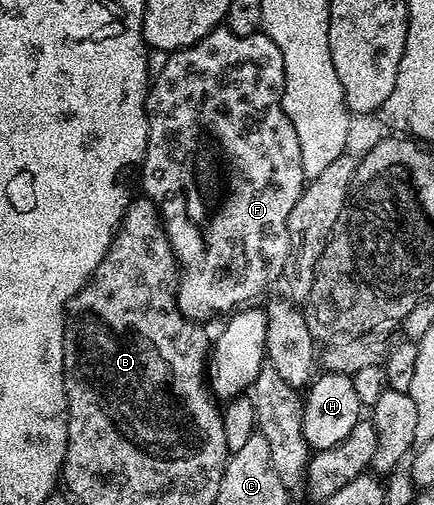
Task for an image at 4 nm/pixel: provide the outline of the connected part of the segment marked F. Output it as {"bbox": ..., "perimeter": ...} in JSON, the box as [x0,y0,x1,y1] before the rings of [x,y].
{"bbox":[140,27,306,322],"perimeter":[[[225,27],[213,29],[204,39],[186,49],[171,52],[164,71],[152,78],[146,94],[146,117],[150,120],[150,142],[146,144],[146,154],[140,166],[142,172],[142,190],[151,203],[158,209],[162,219],[162,228],[178,262],[178,287],[176,296],[178,310],[183,317],[191,321],[201,322],[202,317],[210,317],[213,313],[226,313],[245,306],[253,297],[258,297],[274,280],[281,278],[286,272],[290,236],[288,235],[288,215],[292,215],[292,207],[300,199],[306,176],[302,170],[300,159],[300,139],[296,139],[296,127],[284,115],[282,92],[284,91],[284,55],[280,55],[280,47],[272,43],[267,33],[261,31],[252,35],[236,35]]]}

